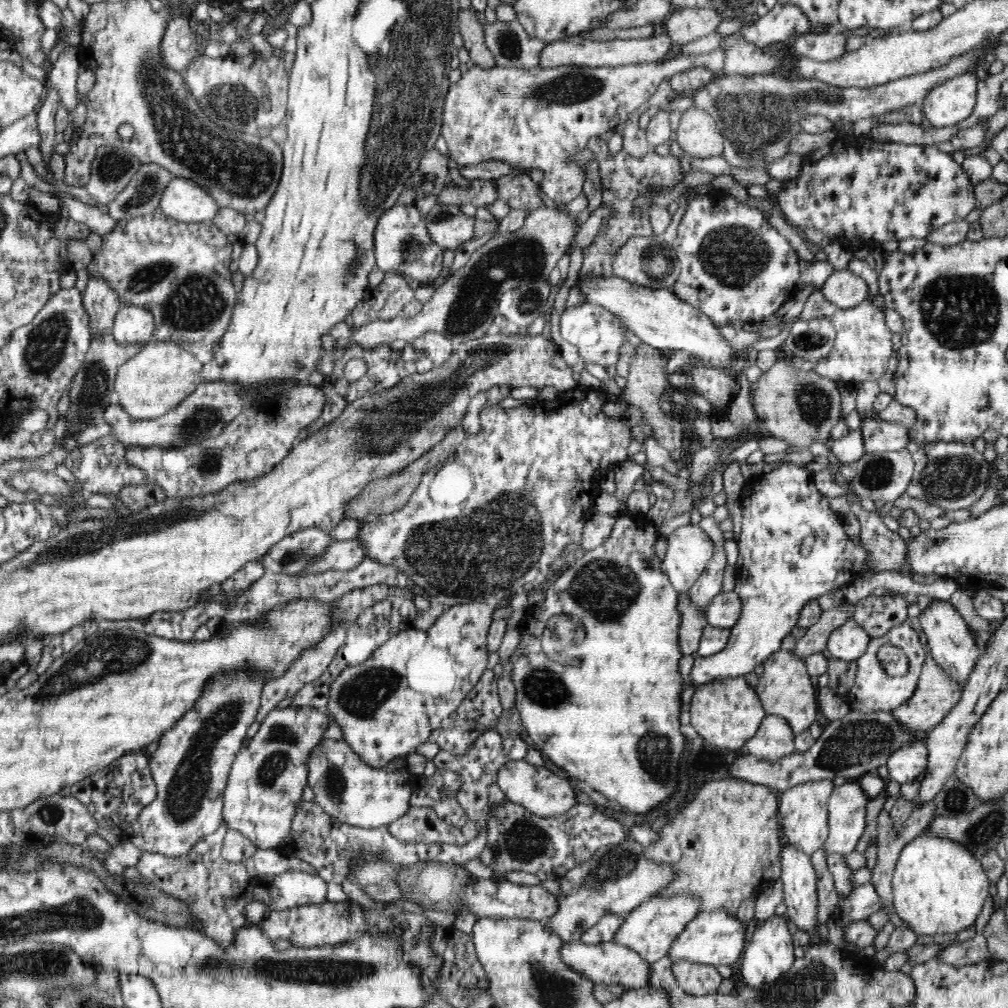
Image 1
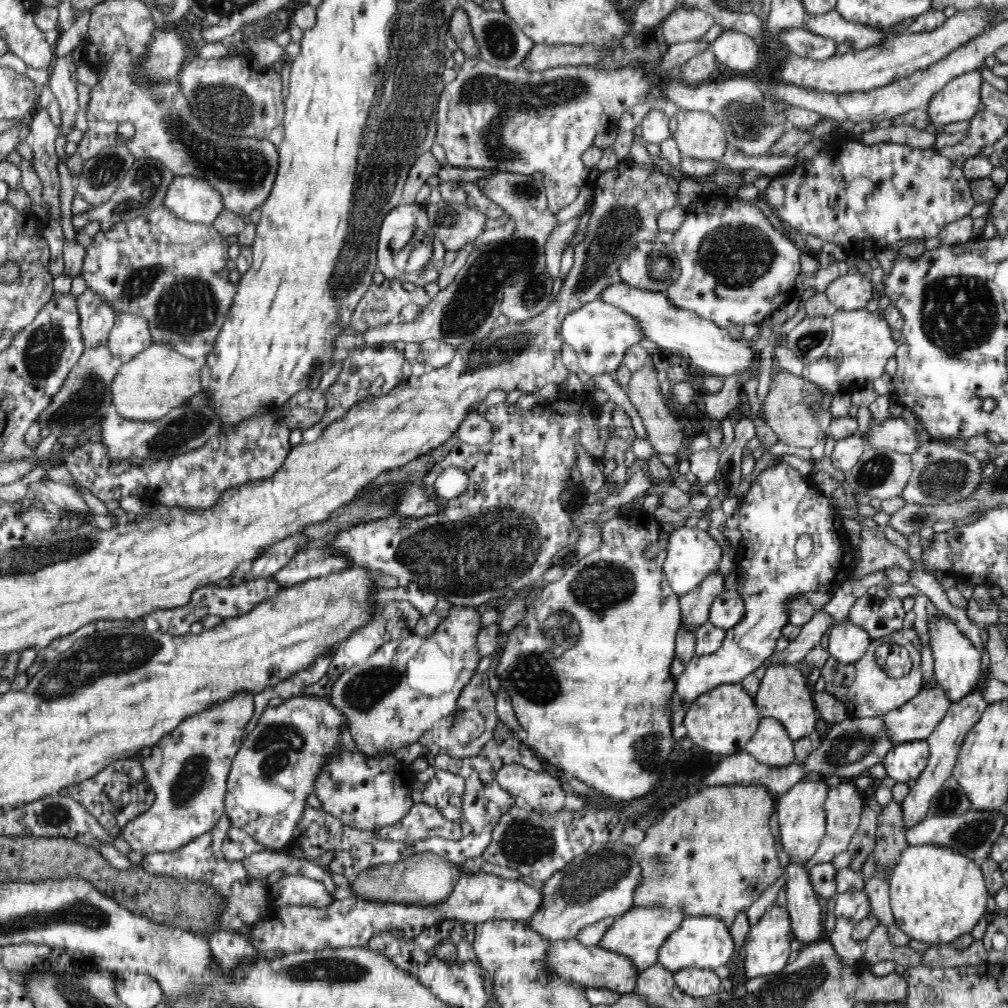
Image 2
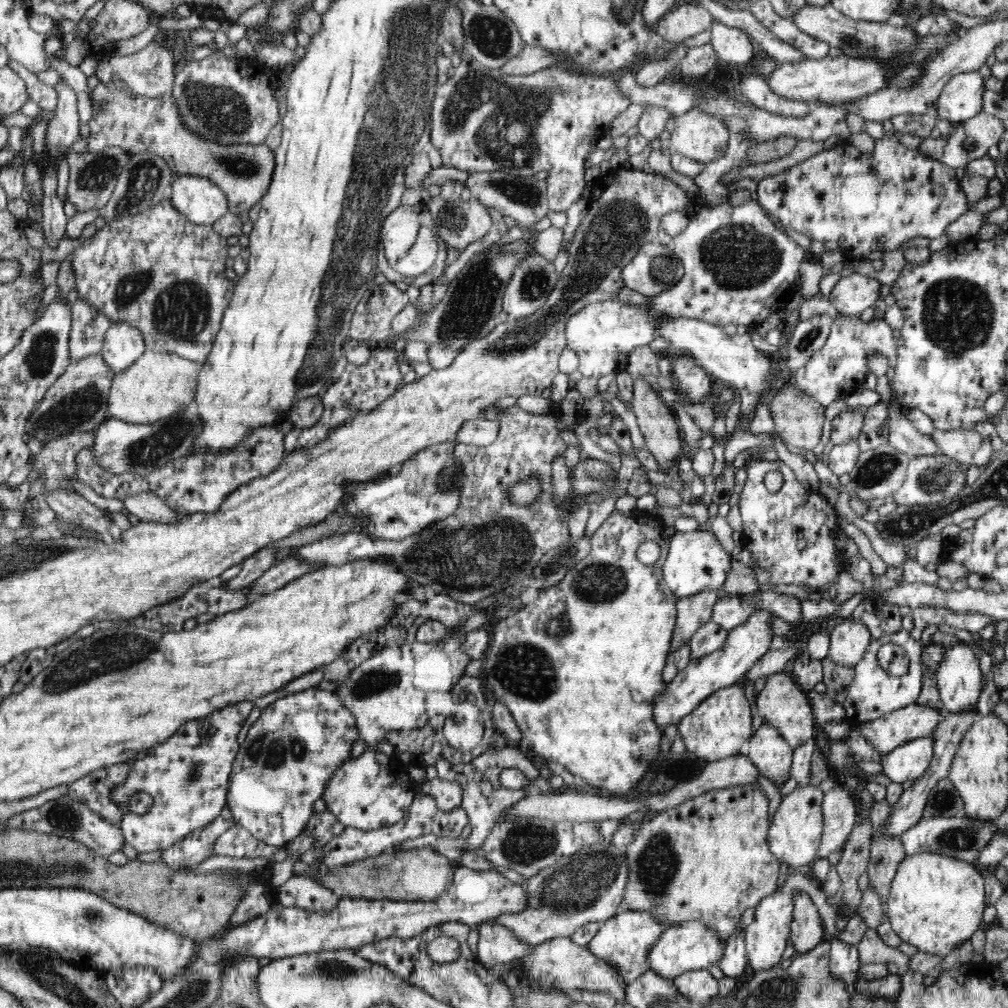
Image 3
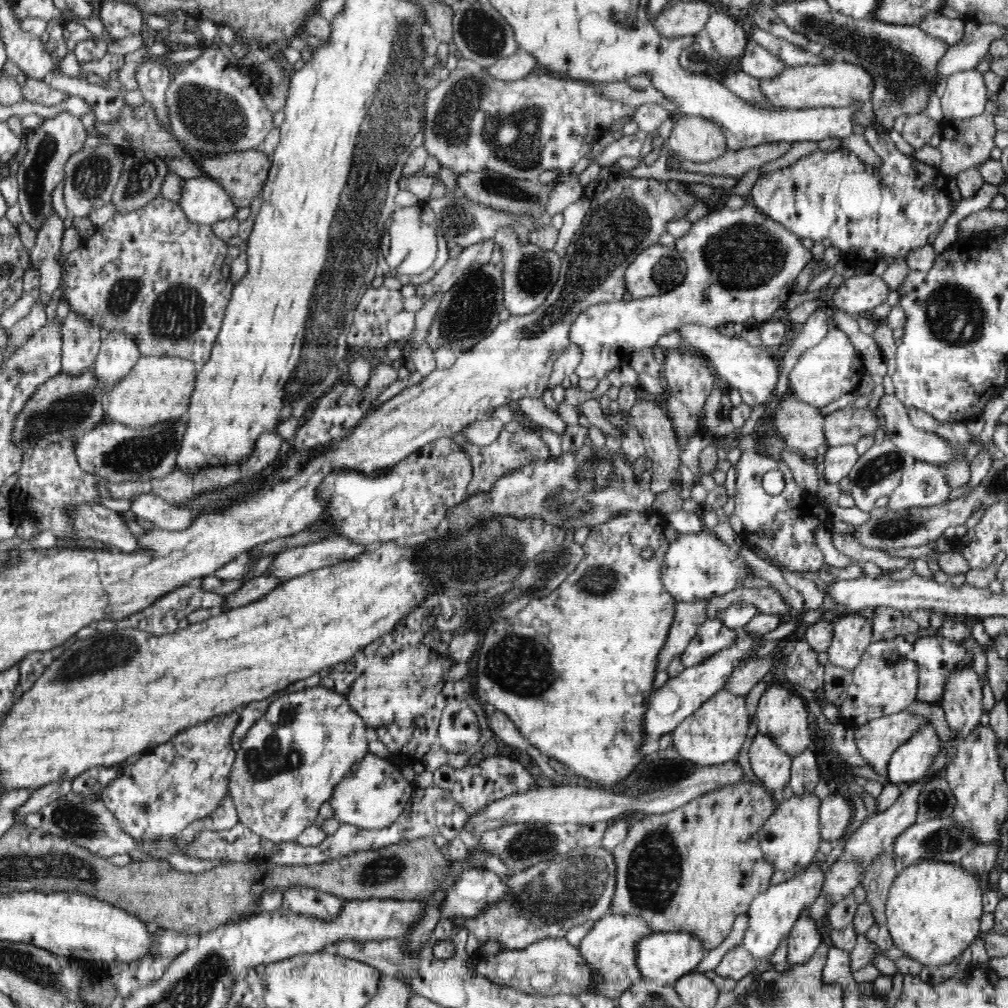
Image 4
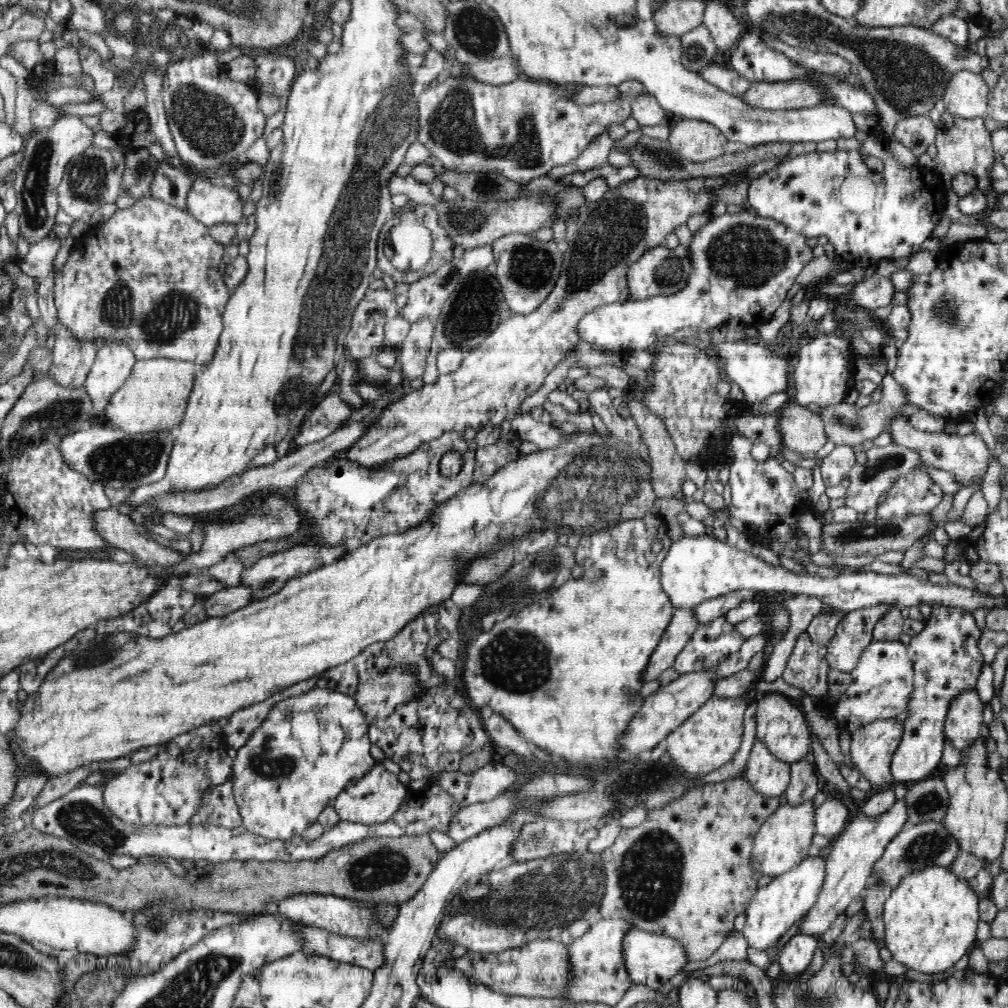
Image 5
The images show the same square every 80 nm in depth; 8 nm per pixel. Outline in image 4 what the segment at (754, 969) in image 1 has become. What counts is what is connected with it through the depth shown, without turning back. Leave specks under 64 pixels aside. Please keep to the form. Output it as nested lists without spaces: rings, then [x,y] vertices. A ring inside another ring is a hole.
[[[810,863],[801,869],[795,877],[779,884],[770,885],[764,892],[754,897],[746,912],[748,928],[742,945],[758,963],[760,960],[768,961],[772,959],[774,952],[779,950],[780,942],[790,934],[792,926],[798,920],[798,916],[802,914],[802,910],[810,908],[816,902],[816,898],[820,896],[825,879],[825,874],[822,873],[820,867],[819,863]]]

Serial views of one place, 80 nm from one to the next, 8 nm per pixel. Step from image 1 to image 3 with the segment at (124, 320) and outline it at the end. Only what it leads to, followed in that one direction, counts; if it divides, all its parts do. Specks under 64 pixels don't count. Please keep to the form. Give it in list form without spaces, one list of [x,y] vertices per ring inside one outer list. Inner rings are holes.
[[[116,322],[106,331],[101,355],[114,375],[125,372],[147,348],[141,332],[127,322]]]

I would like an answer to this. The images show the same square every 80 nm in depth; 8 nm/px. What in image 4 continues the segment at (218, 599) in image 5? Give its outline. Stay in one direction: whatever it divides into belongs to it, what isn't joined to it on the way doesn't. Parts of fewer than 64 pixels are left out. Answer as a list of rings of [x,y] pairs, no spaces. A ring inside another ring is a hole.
[[[271,572],[255,576],[253,579],[240,585],[238,590],[223,595],[223,605],[221,608],[216,608],[215,612],[219,613],[246,606],[267,595],[272,589],[280,586],[280,584],[282,582],[279,582],[279,578],[275,574],[271,574]]]

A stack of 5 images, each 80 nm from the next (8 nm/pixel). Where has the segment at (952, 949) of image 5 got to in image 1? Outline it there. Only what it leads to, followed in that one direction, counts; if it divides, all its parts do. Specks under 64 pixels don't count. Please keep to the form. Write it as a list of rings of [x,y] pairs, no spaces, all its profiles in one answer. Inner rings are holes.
[[[918,834],[901,852],[893,874],[896,914],[917,935],[962,932],[974,925],[989,896],[985,870],[964,846],[935,834]]]

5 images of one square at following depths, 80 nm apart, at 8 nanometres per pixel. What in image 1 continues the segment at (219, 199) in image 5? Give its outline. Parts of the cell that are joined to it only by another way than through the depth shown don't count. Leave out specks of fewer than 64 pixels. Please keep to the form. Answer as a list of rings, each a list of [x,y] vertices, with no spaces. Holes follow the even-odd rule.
[[[173,177],[162,192],[159,207],[179,222],[203,223],[212,221],[220,206],[198,183]]]

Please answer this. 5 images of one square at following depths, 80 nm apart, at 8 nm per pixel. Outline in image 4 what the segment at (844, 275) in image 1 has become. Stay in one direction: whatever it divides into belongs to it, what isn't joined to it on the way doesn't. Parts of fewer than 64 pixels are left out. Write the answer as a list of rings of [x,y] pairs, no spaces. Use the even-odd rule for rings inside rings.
[[[873,273],[853,276],[837,287],[828,304],[849,315],[860,316],[872,313],[877,306],[886,304],[890,292],[890,287],[880,276]]]

